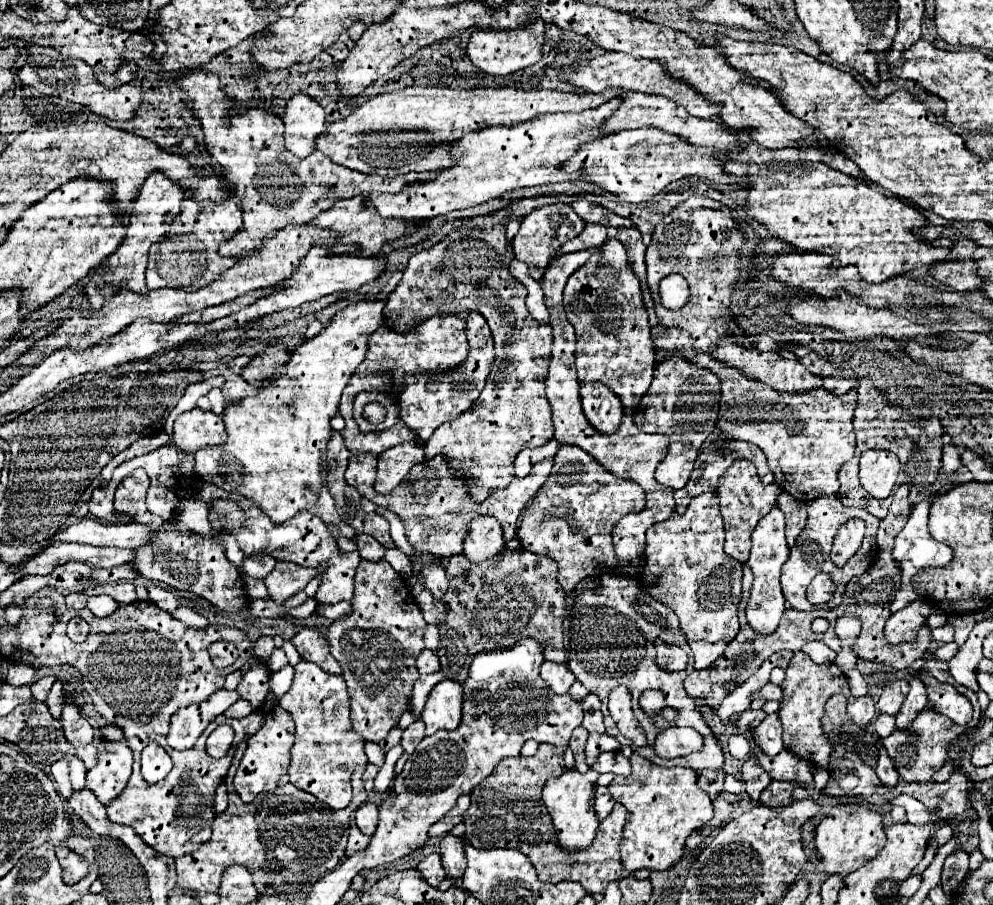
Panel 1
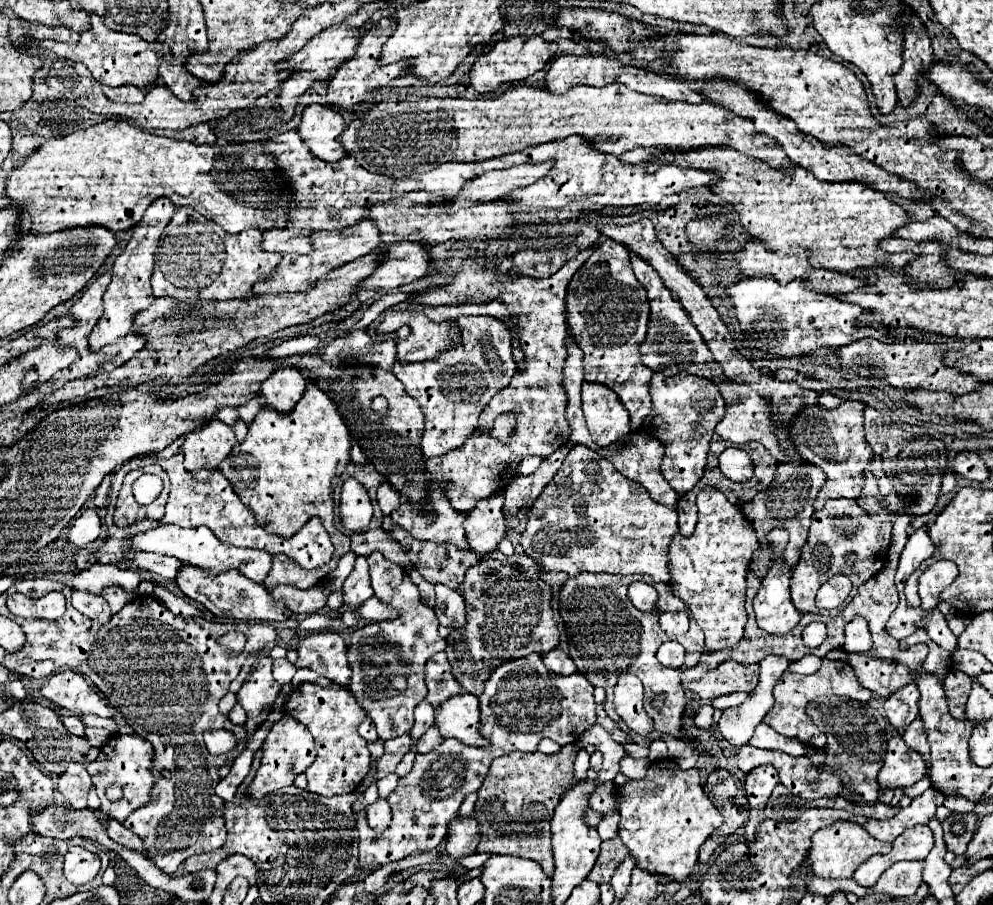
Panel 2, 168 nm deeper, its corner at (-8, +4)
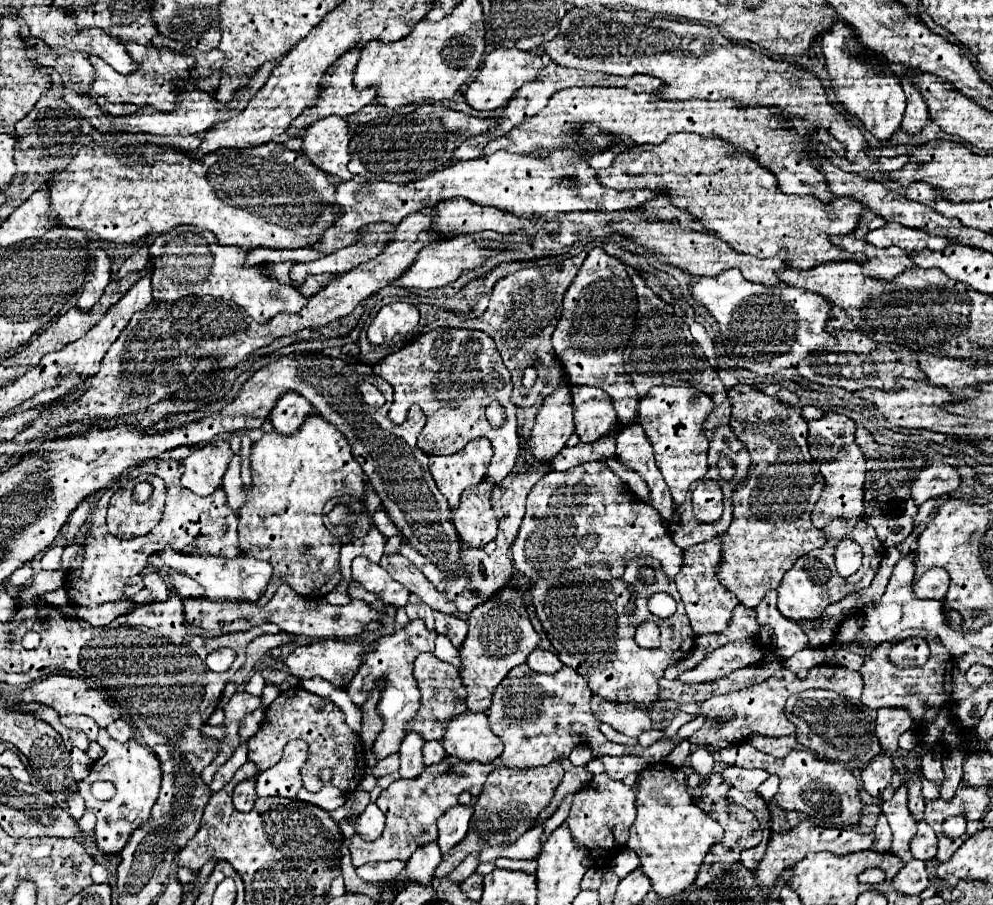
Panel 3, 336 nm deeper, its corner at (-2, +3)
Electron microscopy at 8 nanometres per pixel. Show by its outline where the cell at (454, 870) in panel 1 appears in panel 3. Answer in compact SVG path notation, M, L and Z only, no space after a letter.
M457 805L437 819L439 827L437 845L441 847L441 853L449 853L455 845L459 845L465 839L471 813L473 813L471 805Z

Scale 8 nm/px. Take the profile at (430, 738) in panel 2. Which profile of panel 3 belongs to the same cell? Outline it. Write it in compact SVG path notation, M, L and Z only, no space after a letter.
M425 741L425 745L423 745L423 761L425 761L425 765L439 763L443 755L445 755L445 749L441 747L439 741Z

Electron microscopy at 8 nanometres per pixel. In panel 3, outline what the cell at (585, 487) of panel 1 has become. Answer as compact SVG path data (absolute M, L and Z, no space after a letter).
M605 461L581 463L569 471L549 471L537 487L529 493L527 513L521 523L515 545L511 547L511 557L515 569L521 571L531 581L549 579L563 575L565 569L575 569L581 565L609 565L611 576L620 579L625 565L633 559L655 559L659 561L667 579L675 579L681 567L681 549L673 543L667 525L663 523L659 511L649 503L643 503L621 483L621 479L605 465Z

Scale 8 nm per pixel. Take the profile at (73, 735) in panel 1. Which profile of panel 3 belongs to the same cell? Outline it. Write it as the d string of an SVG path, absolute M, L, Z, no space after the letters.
M117 719L115 723L111 723L109 727L105 727L105 731L117 739L117 741L127 741L133 737L133 731L131 731L131 725L127 725L123 719Z

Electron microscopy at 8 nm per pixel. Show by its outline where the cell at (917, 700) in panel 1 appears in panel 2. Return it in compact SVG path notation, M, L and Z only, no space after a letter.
M913 720L907 728L905 728L905 734L903 734L903 740L909 748L913 748L915 752L919 752L923 756L923 760L927 762L927 774L929 776L929 768L931 768L931 756L929 756L929 744L927 744L927 738L925 738L925 730L923 730L923 722Z

